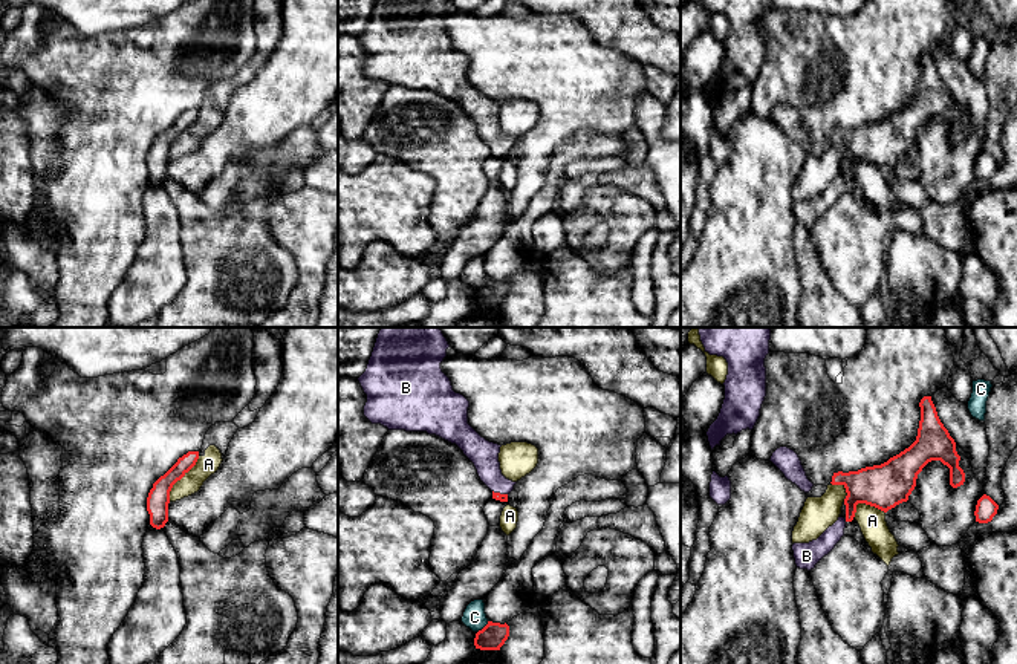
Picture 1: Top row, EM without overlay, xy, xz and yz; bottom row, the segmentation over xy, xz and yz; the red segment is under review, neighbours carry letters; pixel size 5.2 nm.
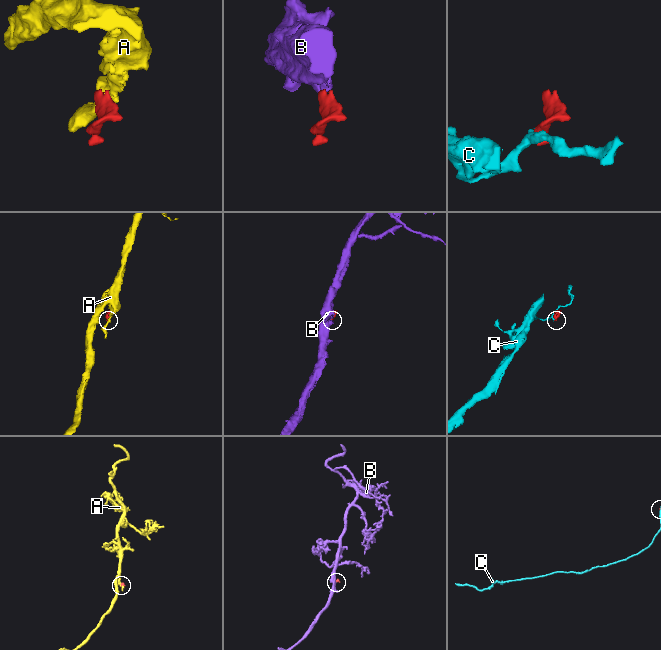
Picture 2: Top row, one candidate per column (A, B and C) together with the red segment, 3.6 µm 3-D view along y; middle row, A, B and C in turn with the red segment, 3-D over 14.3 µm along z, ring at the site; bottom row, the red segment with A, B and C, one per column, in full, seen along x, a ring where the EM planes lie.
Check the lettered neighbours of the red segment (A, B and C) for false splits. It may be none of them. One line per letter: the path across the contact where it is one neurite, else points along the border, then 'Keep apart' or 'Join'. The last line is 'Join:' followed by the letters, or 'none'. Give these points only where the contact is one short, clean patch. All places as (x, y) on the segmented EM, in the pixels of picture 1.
A: Boundary: xy (199, 456), (173, 485), (168, 501). Keep apart
B: Path across: xz (503, 498), (499, 493), (499, 484), (482, 453). Join
C: Boundary: xz (488, 621), (477, 632). Keep apart
Join: B

